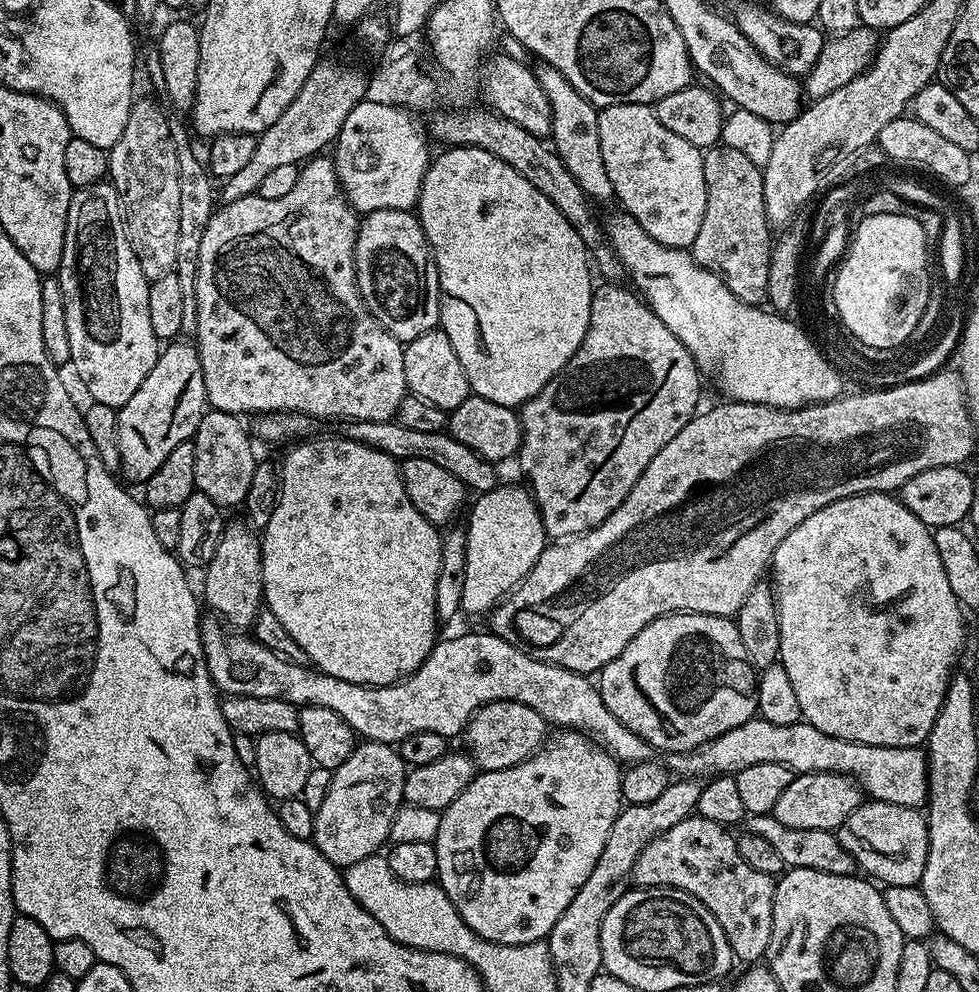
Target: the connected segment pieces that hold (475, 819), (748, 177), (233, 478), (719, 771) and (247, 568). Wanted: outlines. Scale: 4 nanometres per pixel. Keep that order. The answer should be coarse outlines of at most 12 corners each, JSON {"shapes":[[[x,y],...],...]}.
{"shapes":[[[560,730],[440,813],[436,875],[490,942],[554,930],[622,807]],[[704,152],[692,257],[742,302],[768,299],[774,232],[764,173]],[[205,411],[196,491],[243,505],[258,463],[241,417]],[[753,718],[689,752],[680,778],[778,762],[850,776],[871,799],[923,809],[923,747],[870,746],[806,722]],[[229,523],[203,569],[203,603],[229,629],[264,604],[260,541]]]}

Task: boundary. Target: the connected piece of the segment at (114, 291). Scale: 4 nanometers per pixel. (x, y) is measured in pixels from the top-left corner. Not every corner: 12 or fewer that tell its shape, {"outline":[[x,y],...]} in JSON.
{"outline":[[111,182],[73,191],[71,363],[118,410],[162,344]]}

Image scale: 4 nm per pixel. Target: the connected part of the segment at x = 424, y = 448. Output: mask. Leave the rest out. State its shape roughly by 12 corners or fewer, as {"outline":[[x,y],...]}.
{"outline":[[350,420],[342,432],[398,462],[426,458],[473,493],[498,487],[497,465],[447,430]]}

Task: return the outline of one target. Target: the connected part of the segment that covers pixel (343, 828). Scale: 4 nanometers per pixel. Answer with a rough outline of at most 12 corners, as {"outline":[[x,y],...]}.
{"outline":[[393,745],[333,771],[312,840],[337,868],[389,843],[404,804]]}

